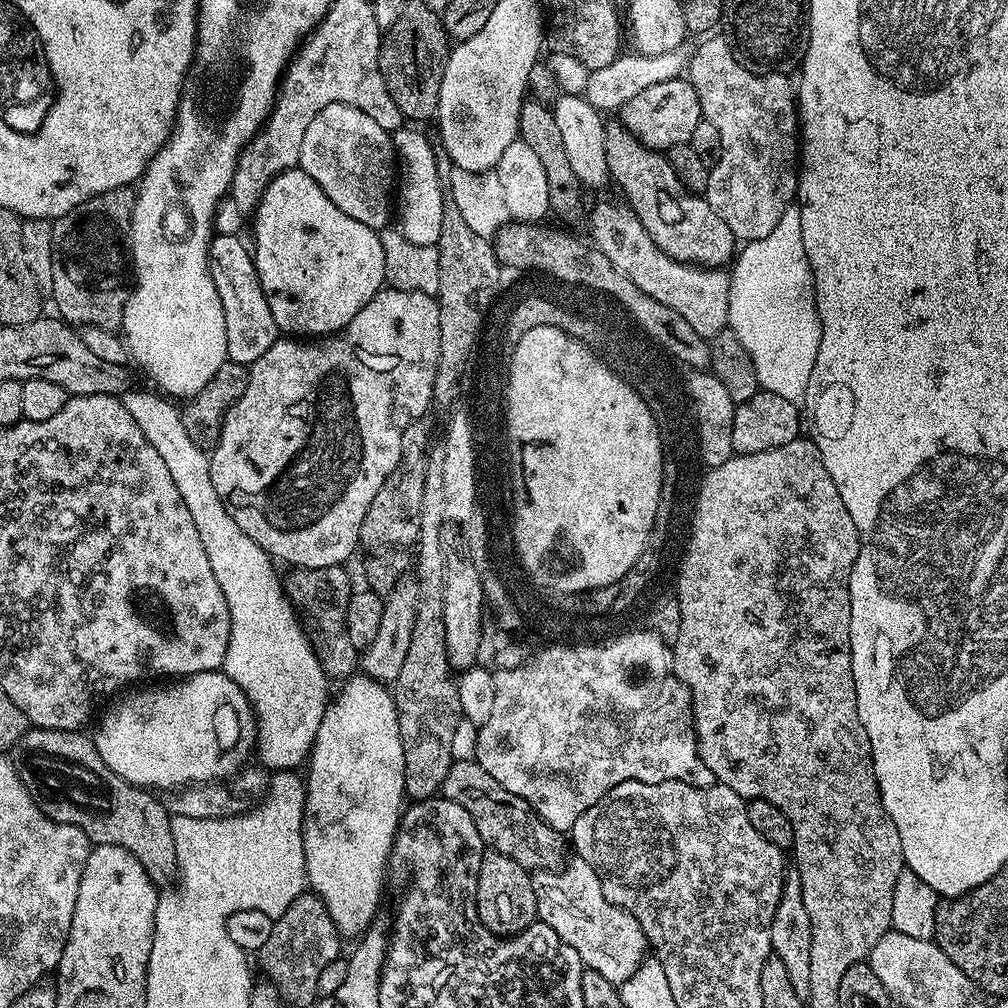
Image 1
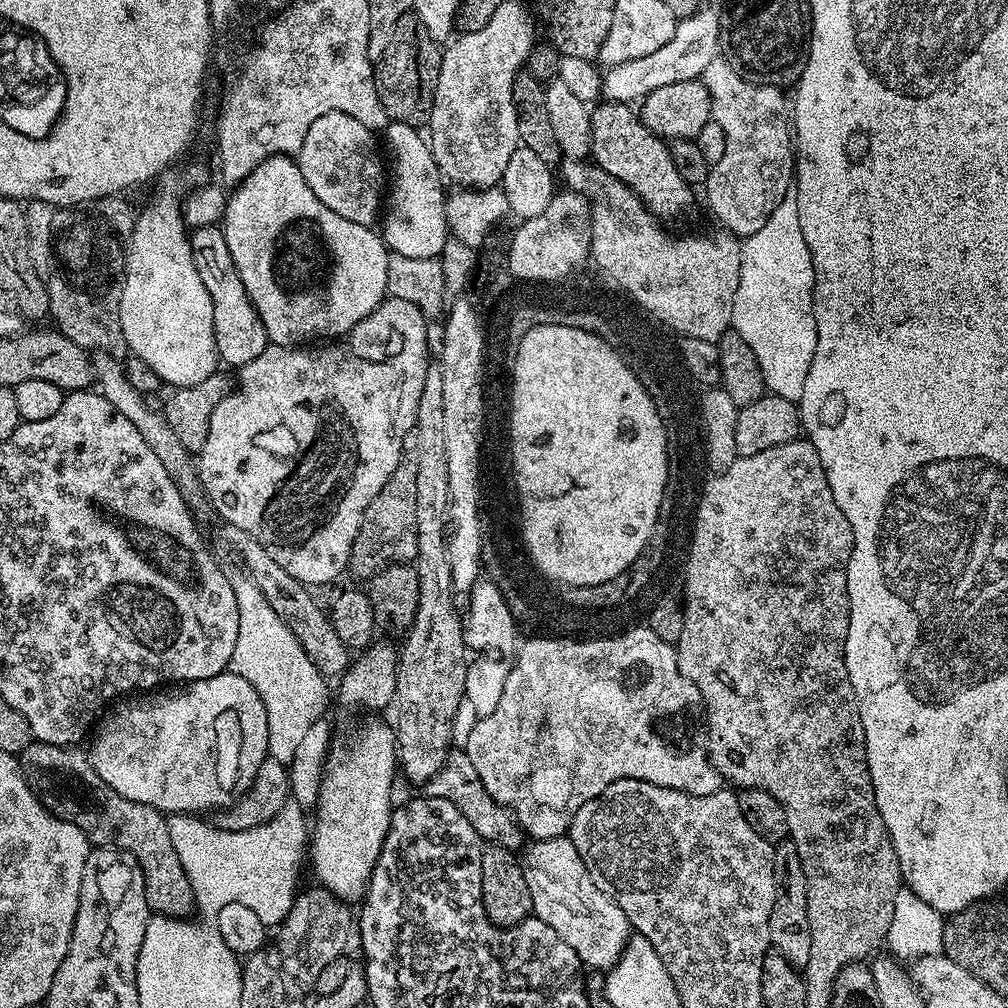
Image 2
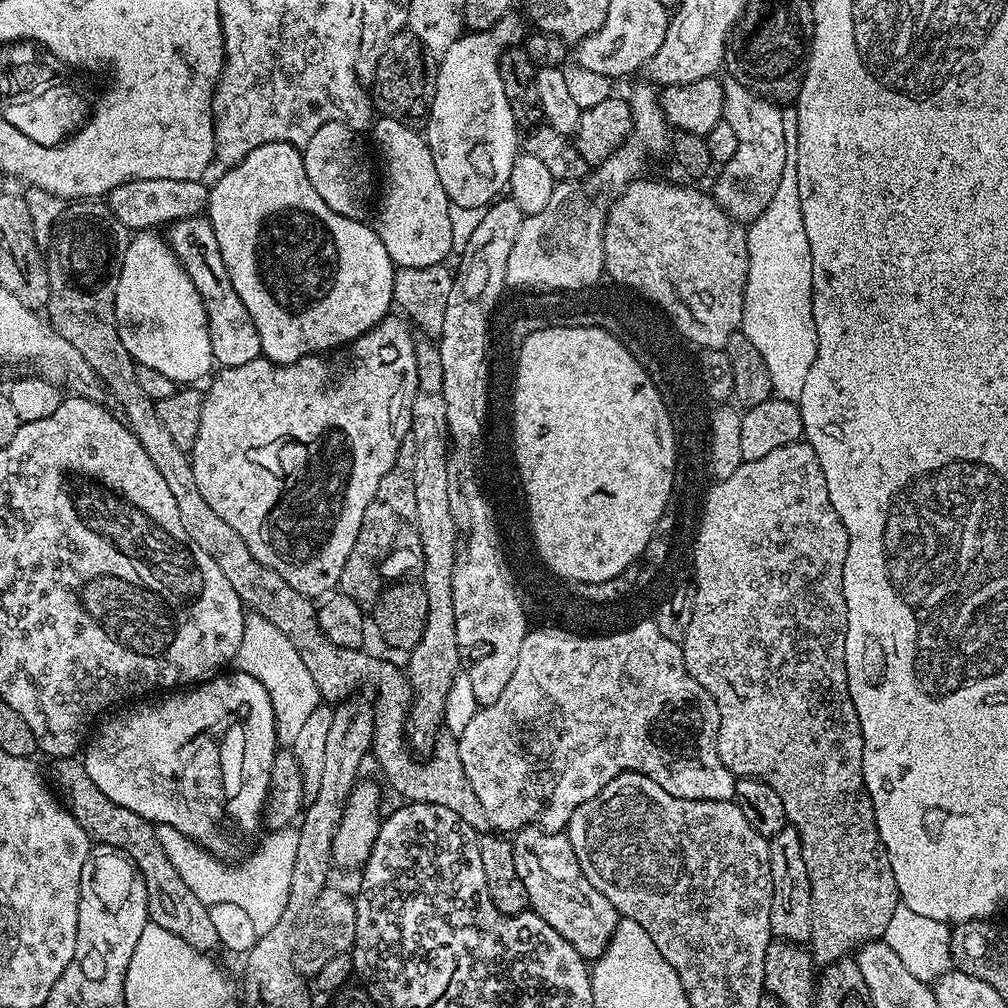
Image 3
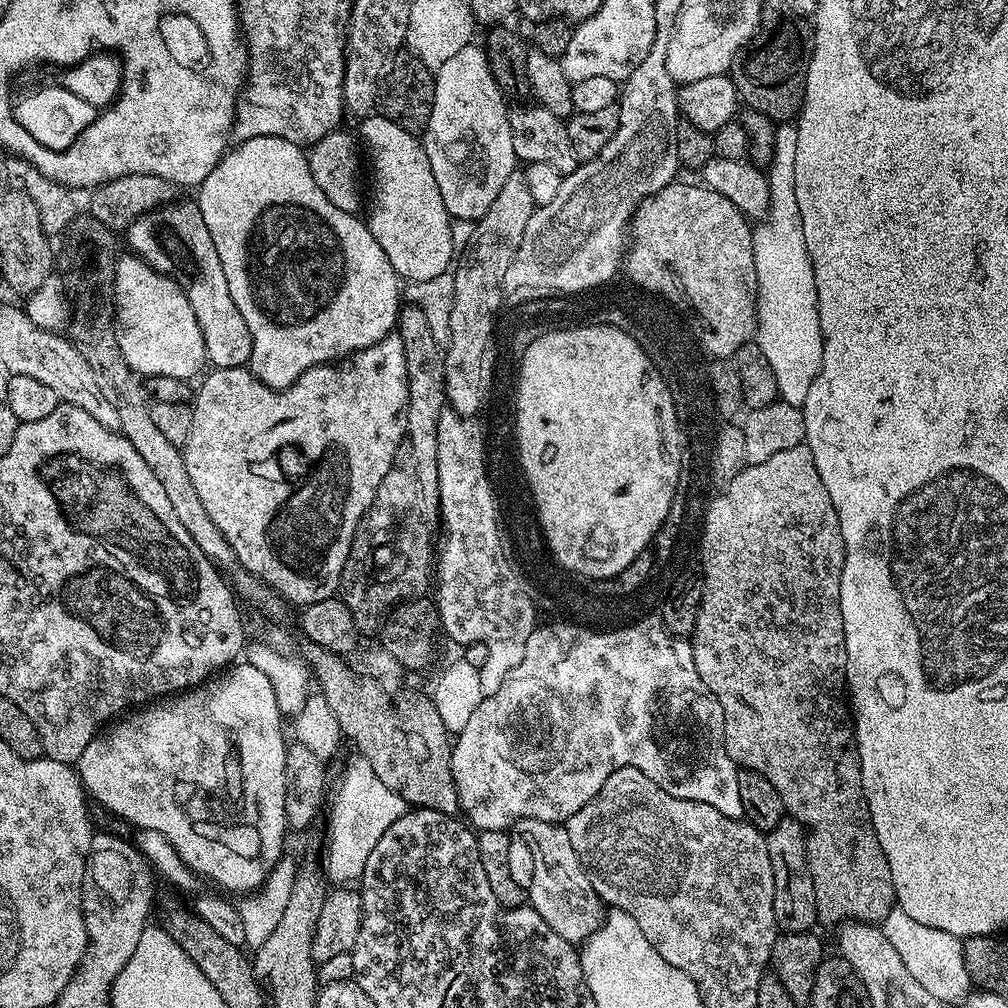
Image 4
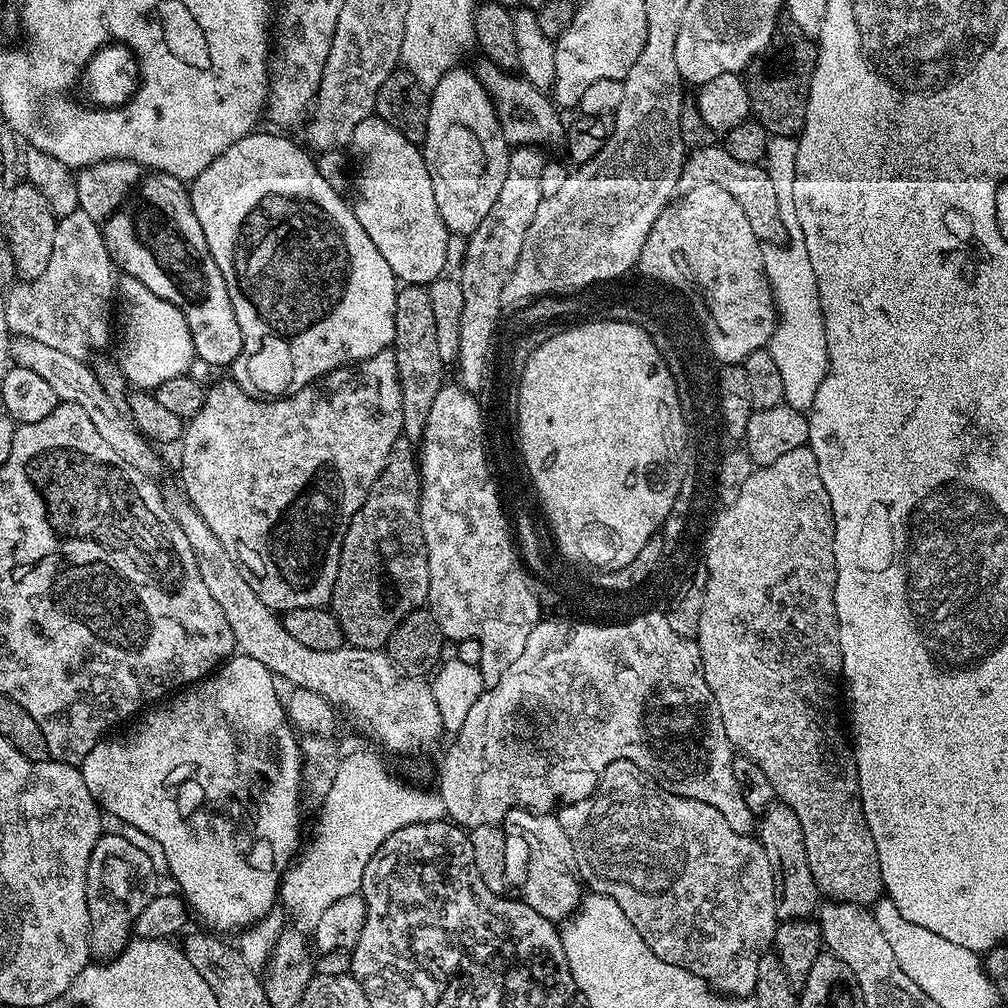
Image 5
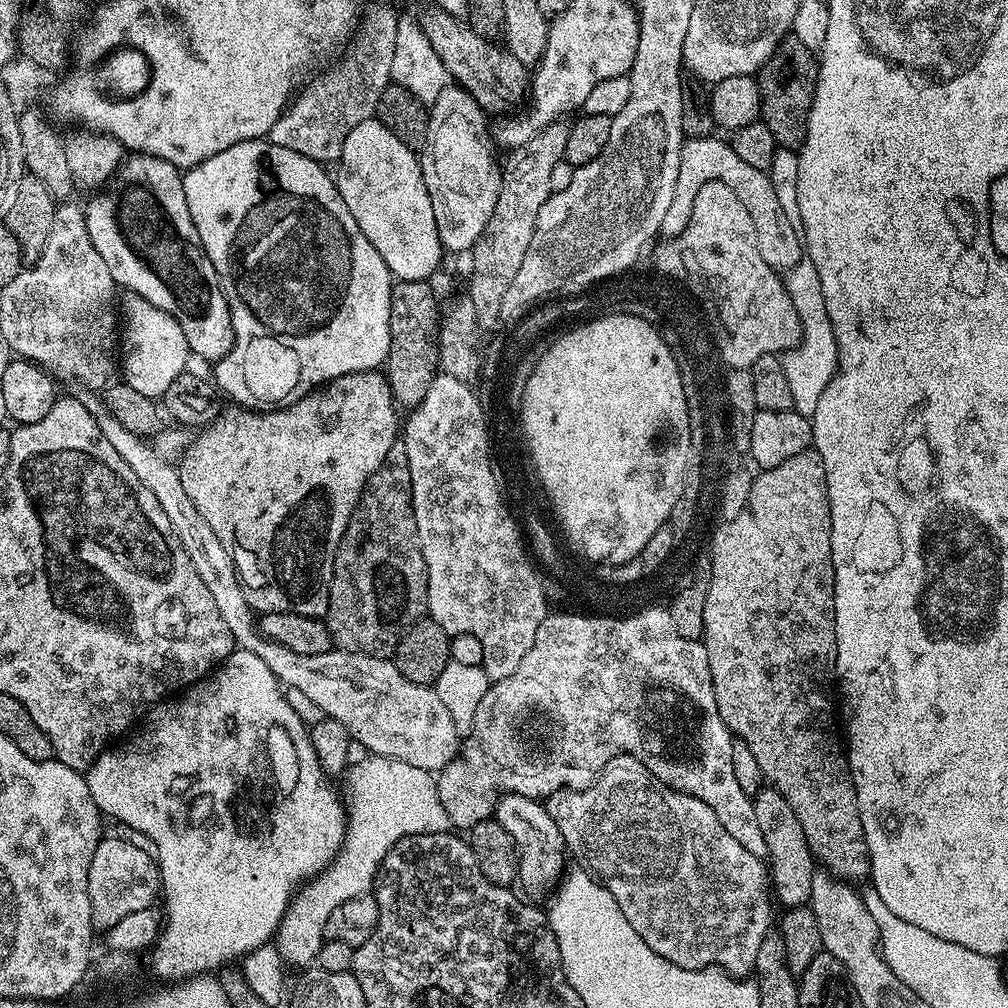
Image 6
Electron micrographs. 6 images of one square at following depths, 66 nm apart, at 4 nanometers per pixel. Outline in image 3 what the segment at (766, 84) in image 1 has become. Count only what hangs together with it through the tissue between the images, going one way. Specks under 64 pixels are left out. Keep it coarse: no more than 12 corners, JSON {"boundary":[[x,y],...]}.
{"boundary":[[731,78],[724,120],[738,146],[710,188],[749,225],[786,166],[781,105]]}

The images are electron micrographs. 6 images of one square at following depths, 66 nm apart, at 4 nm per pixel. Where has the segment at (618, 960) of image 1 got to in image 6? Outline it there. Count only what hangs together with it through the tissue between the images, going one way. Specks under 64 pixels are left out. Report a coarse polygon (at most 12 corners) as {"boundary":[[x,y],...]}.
{"boundary":[[505,792],[494,818],[516,844],[519,883],[565,871],[564,839],[540,800]]}

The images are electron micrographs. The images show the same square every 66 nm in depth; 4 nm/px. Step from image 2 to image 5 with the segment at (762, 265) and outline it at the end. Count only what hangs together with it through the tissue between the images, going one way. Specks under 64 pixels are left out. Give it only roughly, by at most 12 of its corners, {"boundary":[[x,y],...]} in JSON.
{"boundary":[[769,136],[785,248],[764,248],[776,303],[766,347],[784,403],[808,413],[828,373],[826,326],[794,214],[798,139]]}

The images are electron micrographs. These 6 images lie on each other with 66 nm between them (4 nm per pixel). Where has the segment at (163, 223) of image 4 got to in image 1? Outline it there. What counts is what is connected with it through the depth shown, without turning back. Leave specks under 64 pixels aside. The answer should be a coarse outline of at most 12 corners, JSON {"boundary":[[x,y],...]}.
{"boundary":[[213,235],[208,269],[226,354],[250,366],[278,329],[239,235]]}

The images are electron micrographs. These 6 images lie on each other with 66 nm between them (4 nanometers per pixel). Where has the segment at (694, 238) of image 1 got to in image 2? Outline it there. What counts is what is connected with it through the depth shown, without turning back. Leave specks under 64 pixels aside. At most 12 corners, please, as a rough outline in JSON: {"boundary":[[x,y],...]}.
{"boundary":[[632,104],[591,109],[590,156],[653,216],[692,204],[668,144]]}

